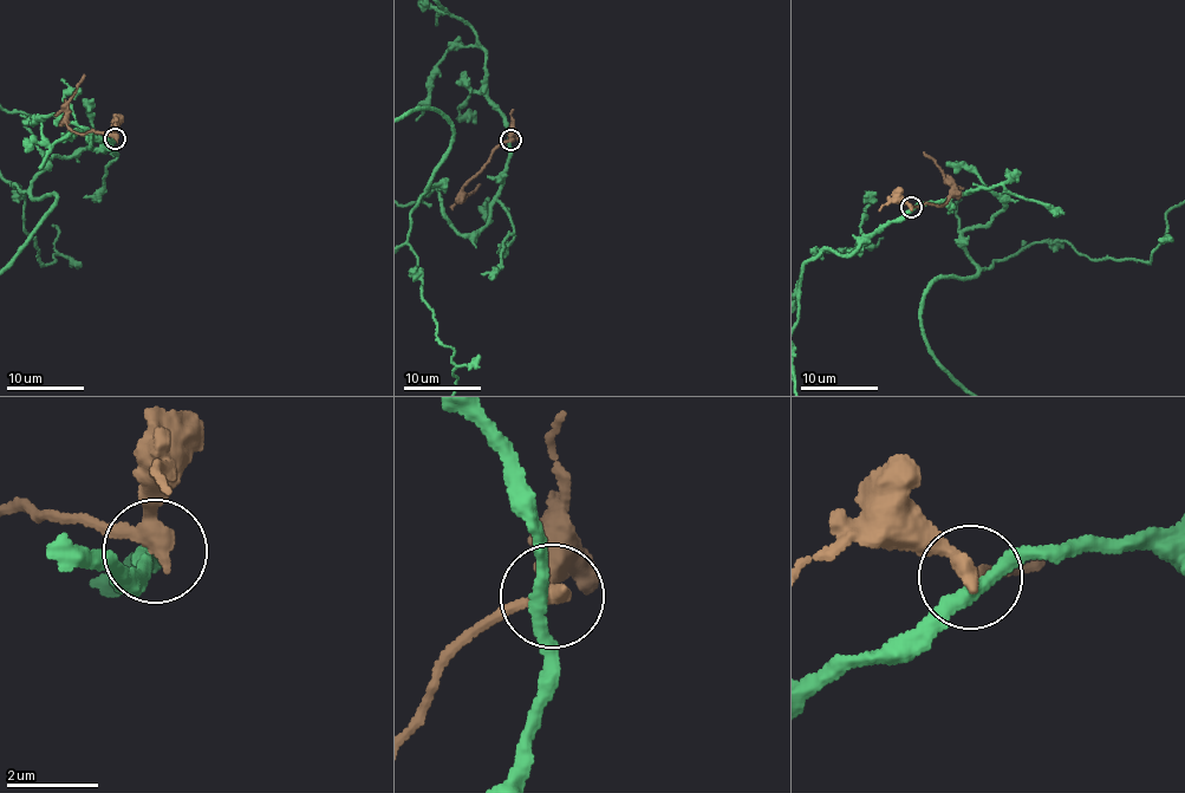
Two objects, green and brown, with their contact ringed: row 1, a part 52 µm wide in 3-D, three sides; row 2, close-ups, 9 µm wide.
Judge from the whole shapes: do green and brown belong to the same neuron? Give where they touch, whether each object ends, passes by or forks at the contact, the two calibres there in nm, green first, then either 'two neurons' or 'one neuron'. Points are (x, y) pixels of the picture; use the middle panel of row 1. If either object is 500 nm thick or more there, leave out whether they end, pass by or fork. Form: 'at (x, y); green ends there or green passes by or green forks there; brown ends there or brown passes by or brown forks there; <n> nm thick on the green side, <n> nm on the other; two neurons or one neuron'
at (510, 140); green passes by; brown passes by; 280 nm thick on the green side, 320 nm on the other; two neurons

